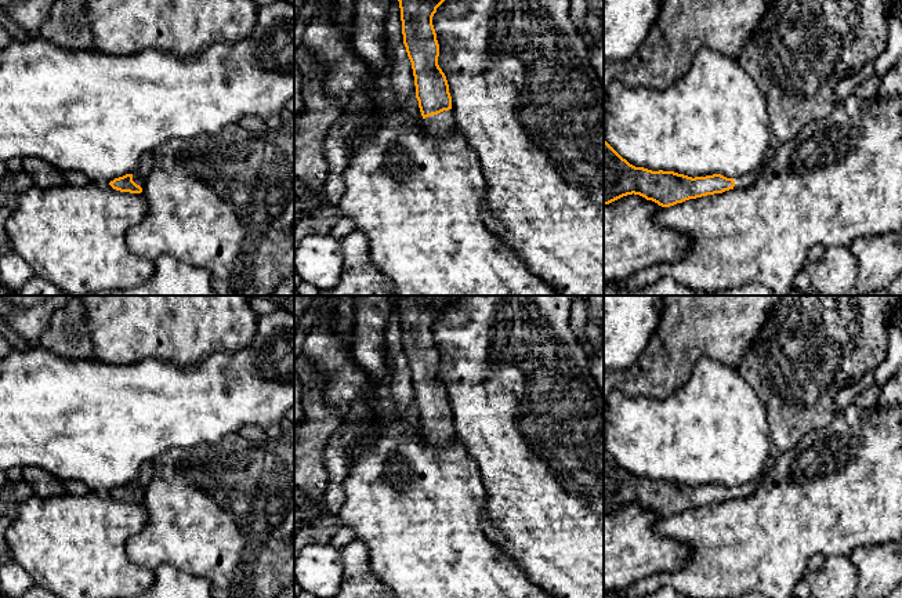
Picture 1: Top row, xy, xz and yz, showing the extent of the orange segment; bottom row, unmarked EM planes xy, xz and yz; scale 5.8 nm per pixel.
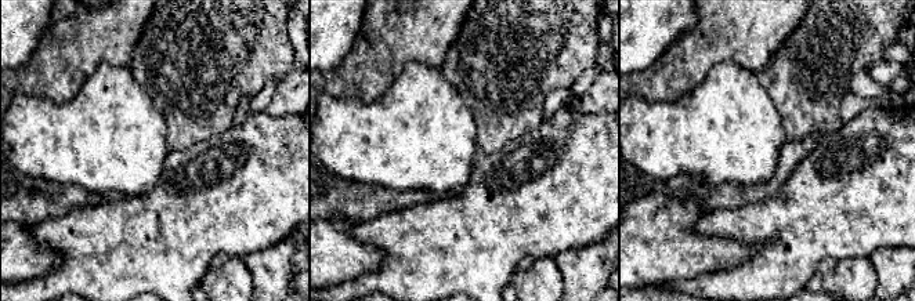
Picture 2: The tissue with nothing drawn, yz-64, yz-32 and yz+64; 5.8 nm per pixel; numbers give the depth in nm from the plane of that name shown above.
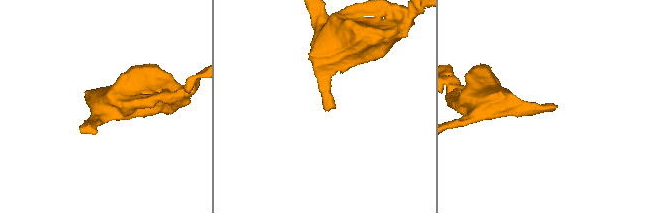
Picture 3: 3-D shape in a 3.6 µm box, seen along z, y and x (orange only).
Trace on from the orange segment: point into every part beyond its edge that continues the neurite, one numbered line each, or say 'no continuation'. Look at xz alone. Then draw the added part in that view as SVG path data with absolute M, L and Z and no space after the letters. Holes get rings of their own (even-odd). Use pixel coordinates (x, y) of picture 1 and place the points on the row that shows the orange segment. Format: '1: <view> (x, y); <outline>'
1: xz (439, 123); M453 109L423 119L423 127L430 135L436 135L452 130L456 126Z

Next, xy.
1: xy (145, 166); M152 152L144 153L138 167L133 173L133 181L142 188L152 168L153 168L153 153Z

